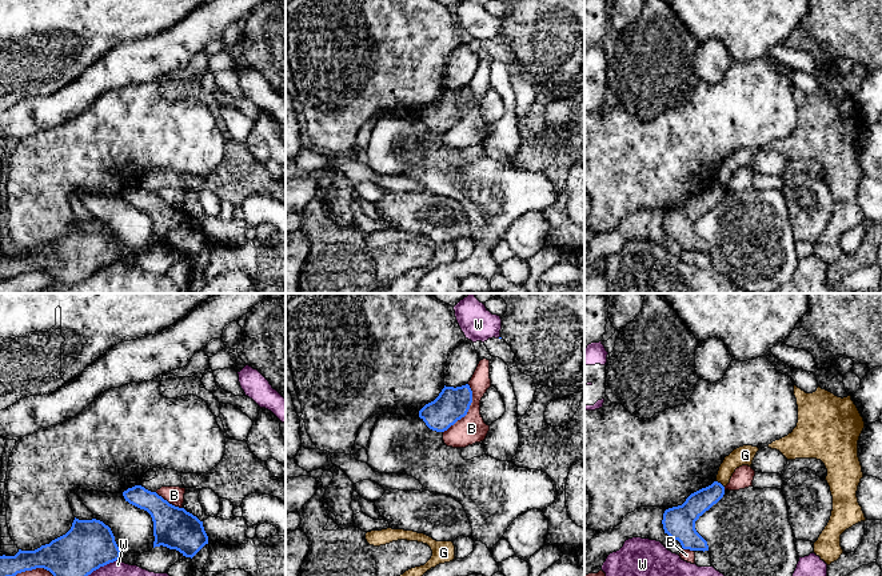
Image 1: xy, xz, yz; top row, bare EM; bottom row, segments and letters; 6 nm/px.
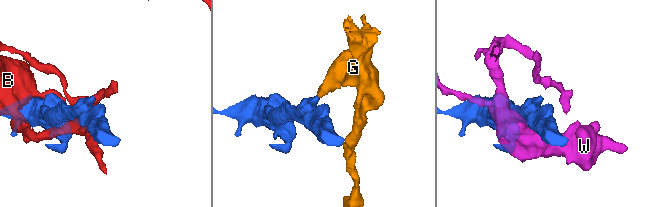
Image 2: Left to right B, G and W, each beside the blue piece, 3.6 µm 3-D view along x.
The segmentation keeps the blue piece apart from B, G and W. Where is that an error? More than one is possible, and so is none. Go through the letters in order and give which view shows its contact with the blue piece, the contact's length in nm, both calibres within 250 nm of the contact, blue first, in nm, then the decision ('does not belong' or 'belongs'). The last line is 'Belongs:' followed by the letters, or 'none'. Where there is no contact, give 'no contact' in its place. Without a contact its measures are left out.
B: xz | 340 nm | 200/170 nm | does not belong
G: yz | 60 nm | 140/120 nm | does not belong
W: xy | 360 nm | 300/340 nm | does not belong
Belongs: none

